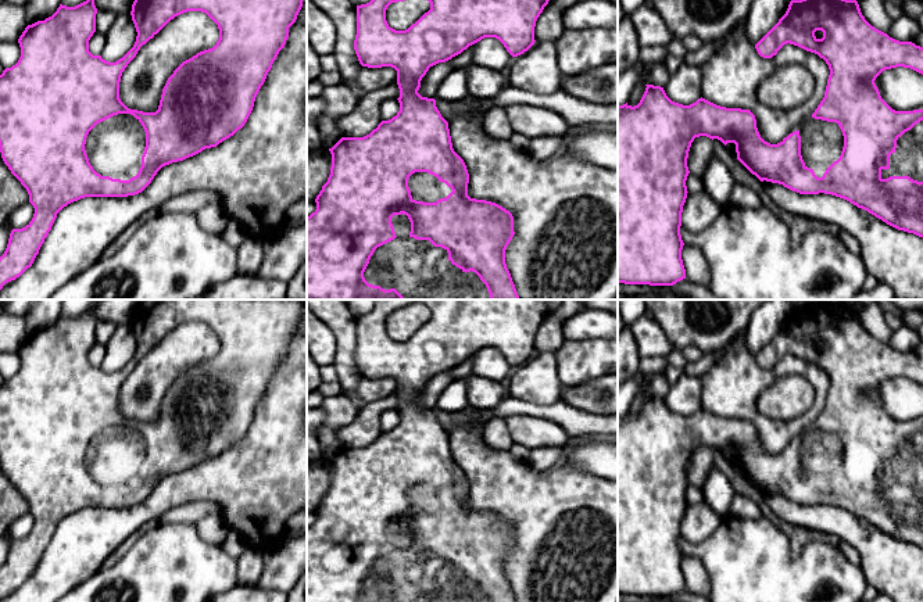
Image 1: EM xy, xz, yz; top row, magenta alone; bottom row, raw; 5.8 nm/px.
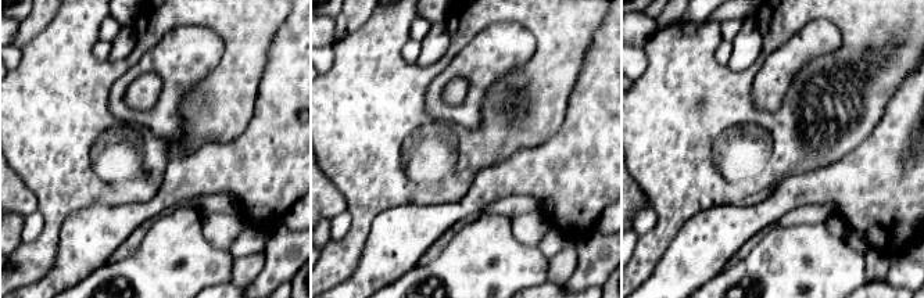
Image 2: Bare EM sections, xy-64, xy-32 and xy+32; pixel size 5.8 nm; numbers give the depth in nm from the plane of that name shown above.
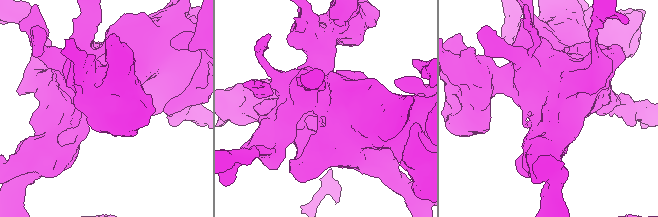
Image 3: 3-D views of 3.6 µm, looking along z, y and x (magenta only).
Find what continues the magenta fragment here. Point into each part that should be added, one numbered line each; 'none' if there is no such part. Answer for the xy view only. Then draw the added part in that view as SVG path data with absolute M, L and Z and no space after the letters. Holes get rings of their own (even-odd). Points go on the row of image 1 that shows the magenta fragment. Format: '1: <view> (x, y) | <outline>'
1: xy (114, 147) | M118 114L99 122L87 135L85 150L101 176L129 180L142 166L146 132L133 115Z

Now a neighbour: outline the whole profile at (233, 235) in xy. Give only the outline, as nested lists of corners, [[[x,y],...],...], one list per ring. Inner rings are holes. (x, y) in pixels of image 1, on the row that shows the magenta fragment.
[[[229,221],[226,225],[222,239],[232,246],[233,248],[239,248],[250,234],[243,229],[243,226],[237,221]]]

